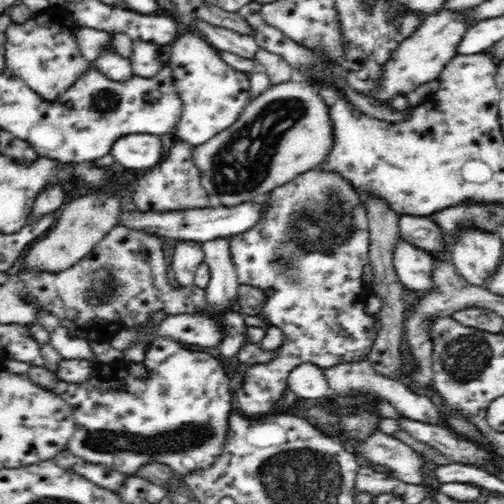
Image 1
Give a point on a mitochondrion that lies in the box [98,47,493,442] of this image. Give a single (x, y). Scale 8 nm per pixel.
(243, 162)

